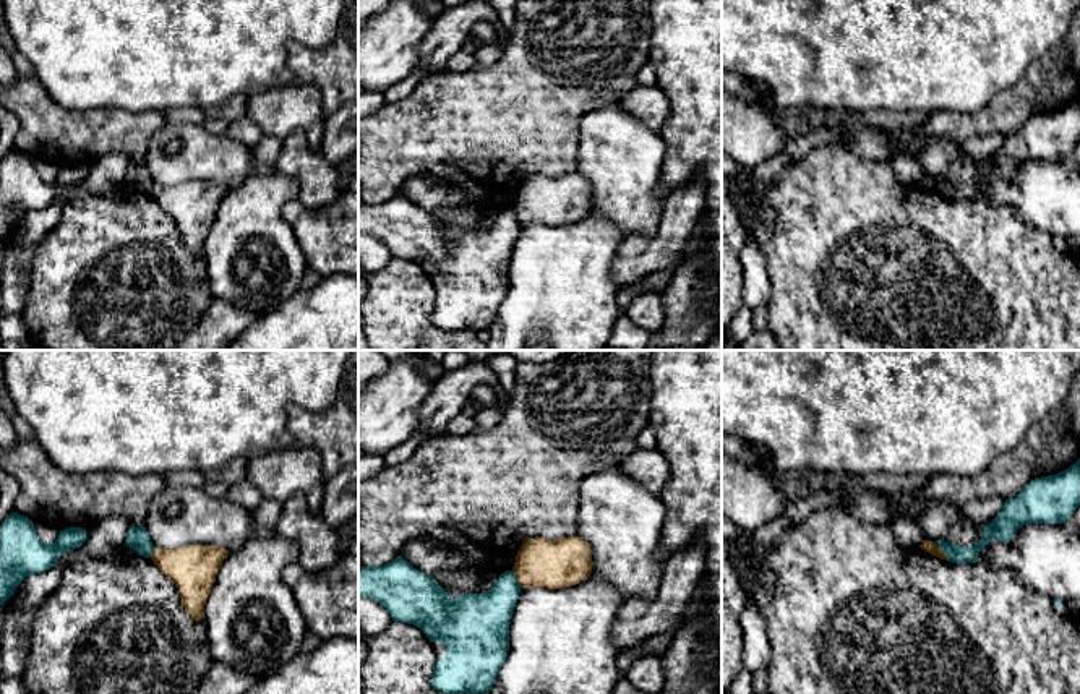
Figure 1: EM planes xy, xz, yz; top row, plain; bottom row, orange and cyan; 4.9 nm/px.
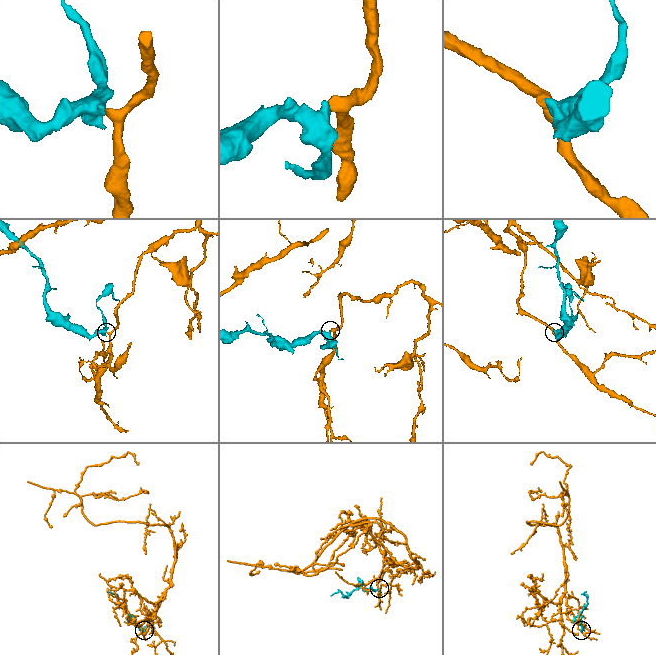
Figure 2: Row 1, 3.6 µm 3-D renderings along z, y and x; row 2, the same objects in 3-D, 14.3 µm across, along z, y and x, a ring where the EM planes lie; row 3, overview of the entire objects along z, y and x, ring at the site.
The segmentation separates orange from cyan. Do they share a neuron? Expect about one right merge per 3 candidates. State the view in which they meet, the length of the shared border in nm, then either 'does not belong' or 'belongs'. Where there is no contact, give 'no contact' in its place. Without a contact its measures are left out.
yz | 120 nm | does not belong

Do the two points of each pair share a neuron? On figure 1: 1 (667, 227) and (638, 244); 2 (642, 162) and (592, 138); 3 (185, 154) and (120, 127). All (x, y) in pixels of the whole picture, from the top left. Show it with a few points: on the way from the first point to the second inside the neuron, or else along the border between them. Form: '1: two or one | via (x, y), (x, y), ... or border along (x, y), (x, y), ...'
1: one | via (660, 235), (652, 244), (646, 244)
2: one | via (630, 162), (605, 140)
3: two | border along (166, 124), (151, 138), (143, 162)

